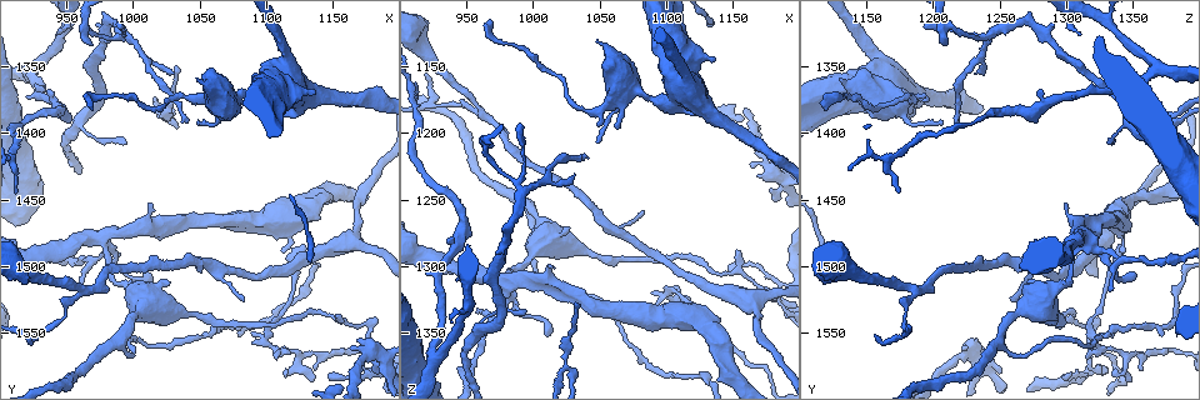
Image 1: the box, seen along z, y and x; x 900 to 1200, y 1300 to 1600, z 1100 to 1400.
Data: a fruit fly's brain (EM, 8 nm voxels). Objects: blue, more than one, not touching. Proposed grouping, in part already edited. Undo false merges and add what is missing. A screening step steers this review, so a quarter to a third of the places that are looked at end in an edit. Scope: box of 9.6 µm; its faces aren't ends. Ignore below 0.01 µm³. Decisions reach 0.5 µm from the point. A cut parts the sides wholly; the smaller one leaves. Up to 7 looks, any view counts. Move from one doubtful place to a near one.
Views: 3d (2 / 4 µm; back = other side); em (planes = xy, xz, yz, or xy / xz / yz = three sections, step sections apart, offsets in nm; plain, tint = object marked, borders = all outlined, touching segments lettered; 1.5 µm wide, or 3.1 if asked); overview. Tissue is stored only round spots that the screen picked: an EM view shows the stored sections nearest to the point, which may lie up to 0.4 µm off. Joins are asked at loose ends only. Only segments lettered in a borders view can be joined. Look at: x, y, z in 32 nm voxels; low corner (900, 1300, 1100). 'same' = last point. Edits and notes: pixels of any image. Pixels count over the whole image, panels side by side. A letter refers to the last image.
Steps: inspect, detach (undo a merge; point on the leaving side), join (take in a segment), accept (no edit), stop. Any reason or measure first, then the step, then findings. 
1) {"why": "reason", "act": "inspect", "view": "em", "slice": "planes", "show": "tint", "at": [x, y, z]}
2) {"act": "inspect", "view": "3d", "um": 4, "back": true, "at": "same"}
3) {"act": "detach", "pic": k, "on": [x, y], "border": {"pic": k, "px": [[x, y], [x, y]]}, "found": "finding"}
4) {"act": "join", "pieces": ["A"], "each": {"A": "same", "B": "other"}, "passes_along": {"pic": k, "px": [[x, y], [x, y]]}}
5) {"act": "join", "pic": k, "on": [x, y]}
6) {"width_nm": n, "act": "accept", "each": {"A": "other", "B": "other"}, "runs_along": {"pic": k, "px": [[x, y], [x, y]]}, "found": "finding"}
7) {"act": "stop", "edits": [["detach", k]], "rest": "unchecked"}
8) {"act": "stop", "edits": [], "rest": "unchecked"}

{"why": "thin end", "act": "inspect", "view": "em", "slice": "planes", "show": "borders", "at": [920, 1552, 1156]}

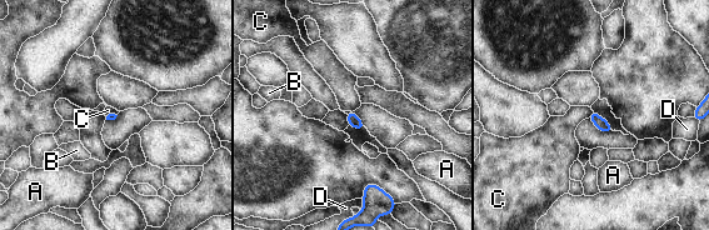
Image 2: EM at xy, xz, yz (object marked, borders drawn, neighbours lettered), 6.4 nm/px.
{"act": "accept", "each": {"A": "other", "B": "other", "C": "other", "D": "other"}, "border": {"pic": 2, "px": [[593, 111], [587, 118]]}, "found": "no lettered segment goes on from it"}

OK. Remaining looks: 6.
{"why": "branch stops here", "act": "inspect", "view": "em", "slice": "planes", "show": "borders", "at": [1012, 1508, 1354]}

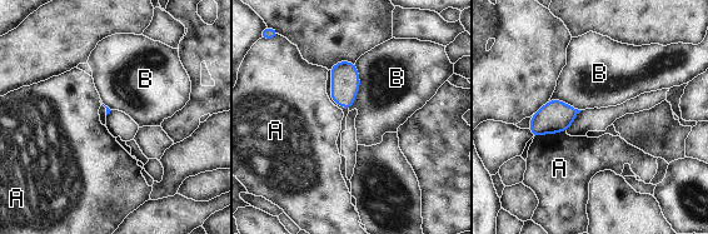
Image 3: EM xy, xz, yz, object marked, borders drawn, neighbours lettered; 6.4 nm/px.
{"act": "accept", "each": {"A": "other", "B": "other"}, "border": {"pic": 3, "px": [[355, 64], [359, 89], [348, 109]]}, "found": "no lettered segment goes on from it"}

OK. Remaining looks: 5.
{"act": "inspect", "view": "3d", "um": 2, "at": [978, 1486, 1308]}

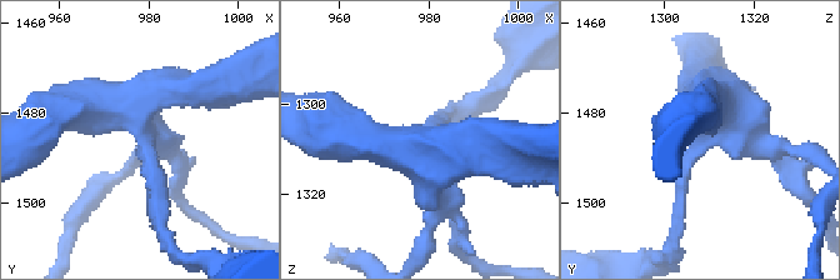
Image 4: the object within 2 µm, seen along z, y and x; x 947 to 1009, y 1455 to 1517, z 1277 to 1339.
{"act": "inspect", "view": "em", "slice": "xz", "step": 8, "show": "tint", "at": [979, 1485, 1308]}

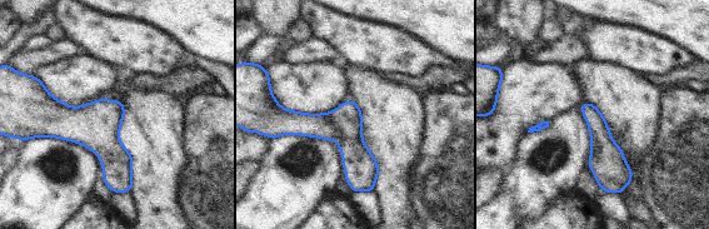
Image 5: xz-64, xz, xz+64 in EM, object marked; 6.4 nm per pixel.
{"why": "cut it another way", "act": "inspect", "view": "em", "slice": "planes", "show": "borders", "at": "same"}

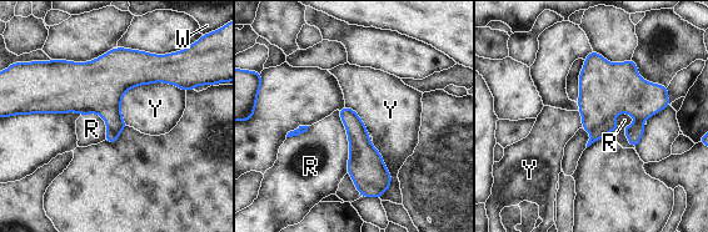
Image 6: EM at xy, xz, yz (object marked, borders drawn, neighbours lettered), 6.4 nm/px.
{"act": "detach", "pic": 6, "on": [372, 178], "each": {"R": "other", "W": "other", "Y": "other"}, "part_leaving": {"pic": 6, "px": [[178, 81], [113, 74], [40, 106]]}, "found": "two neurons meet here"}

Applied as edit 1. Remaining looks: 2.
{"act": "stop", "edits": [["detach", 6]], "rest": "unchecked"}

